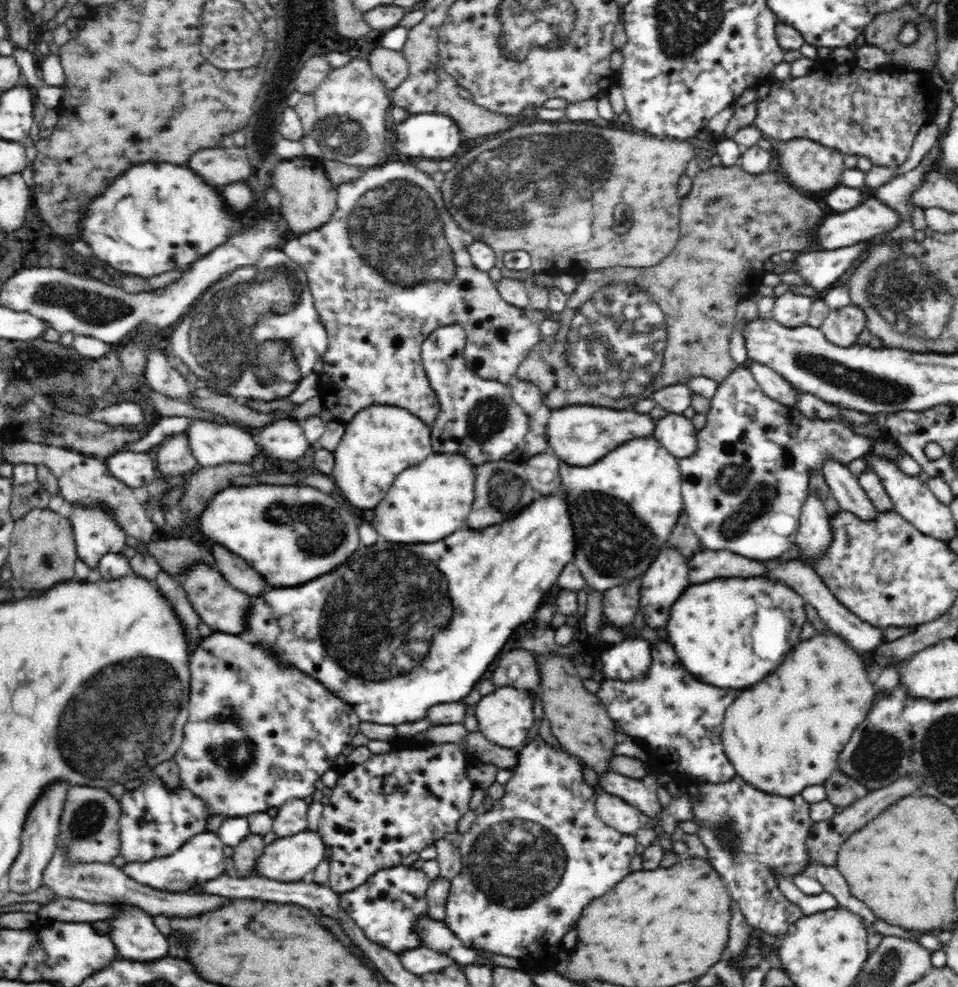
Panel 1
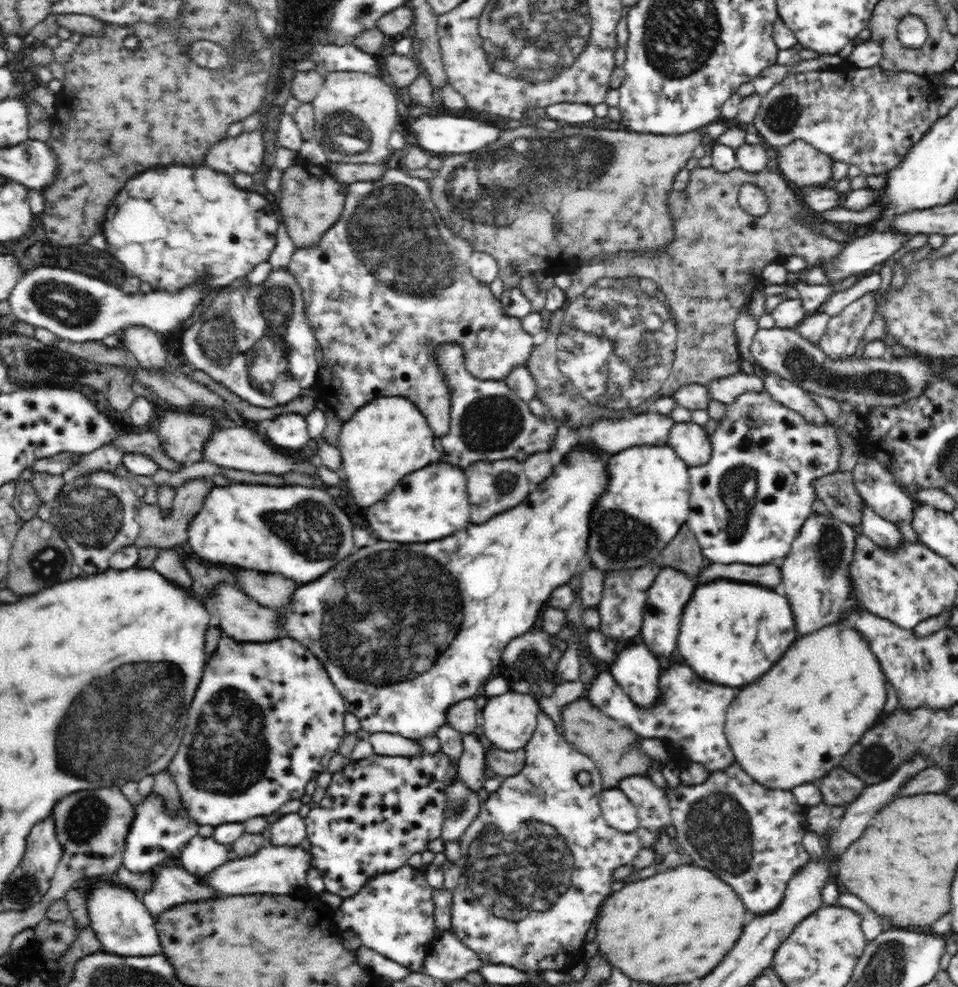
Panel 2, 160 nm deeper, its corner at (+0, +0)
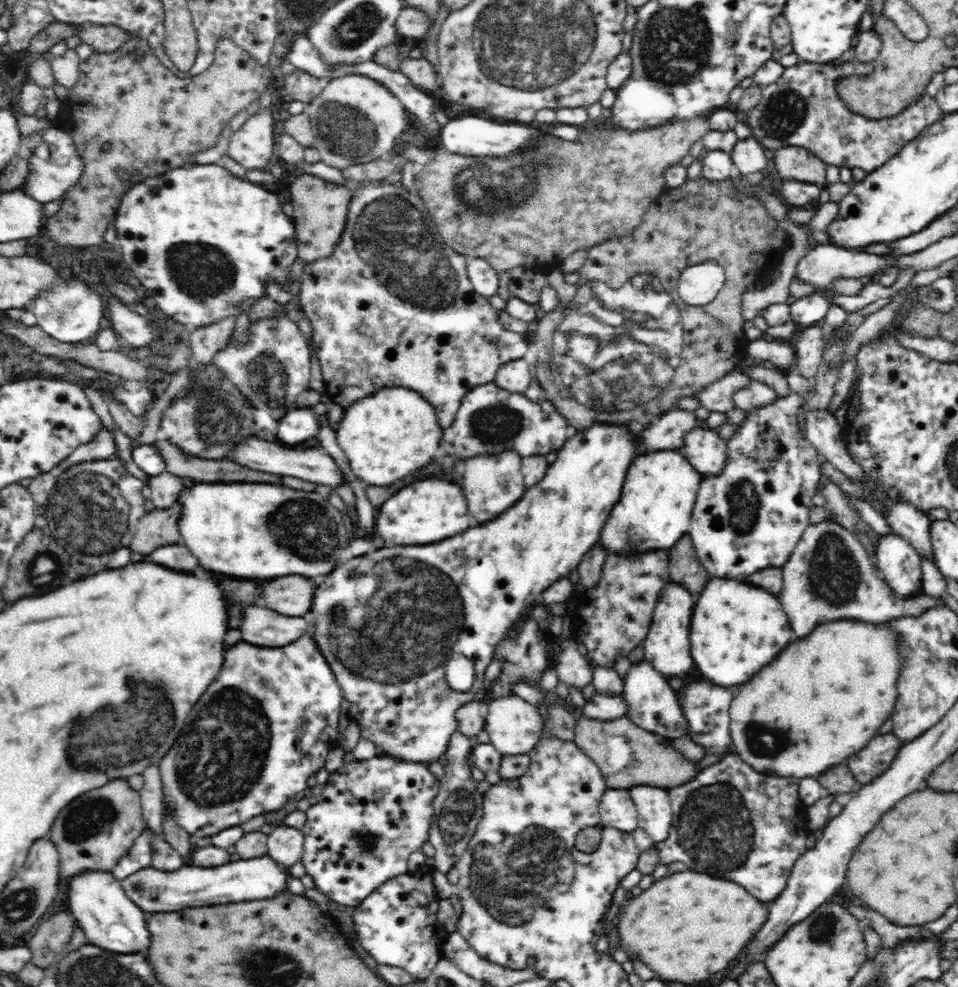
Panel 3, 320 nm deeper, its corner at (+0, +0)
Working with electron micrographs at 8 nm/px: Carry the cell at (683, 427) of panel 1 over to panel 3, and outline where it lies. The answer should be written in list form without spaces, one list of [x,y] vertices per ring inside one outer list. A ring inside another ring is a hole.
[[[696,427],[683,438],[690,464],[703,475],[718,475],[727,465],[726,439],[715,429]]]

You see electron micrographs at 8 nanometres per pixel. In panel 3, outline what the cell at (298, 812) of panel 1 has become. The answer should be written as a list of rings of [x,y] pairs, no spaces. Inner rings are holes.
[[[278,824],[267,838],[267,855],[279,867],[289,870],[303,855],[304,836],[300,830]]]

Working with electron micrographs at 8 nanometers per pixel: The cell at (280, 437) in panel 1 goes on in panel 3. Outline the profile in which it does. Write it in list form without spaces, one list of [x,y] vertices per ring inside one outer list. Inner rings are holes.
[[[290,408],[278,424],[278,438],[286,444],[298,444],[318,434],[319,420],[313,408]]]

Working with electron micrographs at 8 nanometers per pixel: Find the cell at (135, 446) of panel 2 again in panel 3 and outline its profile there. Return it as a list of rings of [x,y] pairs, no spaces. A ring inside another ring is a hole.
[[[156,441],[153,444],[163,455],[166,471],[186,477],[194,482],[266,482],[278,484],[284,476],[262,474],[232,460],[212,460],[186,454],[170,441]]]

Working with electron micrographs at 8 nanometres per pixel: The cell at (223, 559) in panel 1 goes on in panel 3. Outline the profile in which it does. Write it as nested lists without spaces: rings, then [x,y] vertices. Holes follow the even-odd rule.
[[[288,575],[270,582],[262,582],[262,598],[270,610],[286,616],[304,616],[310,612],[314,598],[314,584],[310,578]]]

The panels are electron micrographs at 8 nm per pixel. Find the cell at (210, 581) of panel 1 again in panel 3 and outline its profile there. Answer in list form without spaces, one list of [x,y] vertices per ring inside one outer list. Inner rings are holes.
[[[248,606],[244,610],[244,624],[240,628],[242,640],[256,646],[288,646],[294,638],[302,638],[308,630],[304,618],[286,618],[274,610]]]

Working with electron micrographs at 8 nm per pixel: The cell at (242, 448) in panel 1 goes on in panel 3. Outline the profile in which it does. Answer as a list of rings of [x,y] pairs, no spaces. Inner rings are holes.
[[[244,438],[242,446],[238,444],[238,448],[232,452],[232,461],[252,468],[252,470],[272,472],[272,474],[282,474],[282,476],[294,476],[300,480],[308,480],[308,482],[315,482],[318,485],[324,484],[324,486],[332,486],[332,488],[349,484],[346,476],[336,466],[334,458],[329,454],[322,454],[316,448],[312,448],[312,450],[286,450],[286,448],[280,448],[278,444],[270,444],[266,440]]]

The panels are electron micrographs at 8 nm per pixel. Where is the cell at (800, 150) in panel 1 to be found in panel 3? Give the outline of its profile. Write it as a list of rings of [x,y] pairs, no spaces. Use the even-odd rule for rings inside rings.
[[[785,146],[774,156],[774,168],[780,178],[815,184],[823,187],[826,184],[826,163],[801,146]]]

